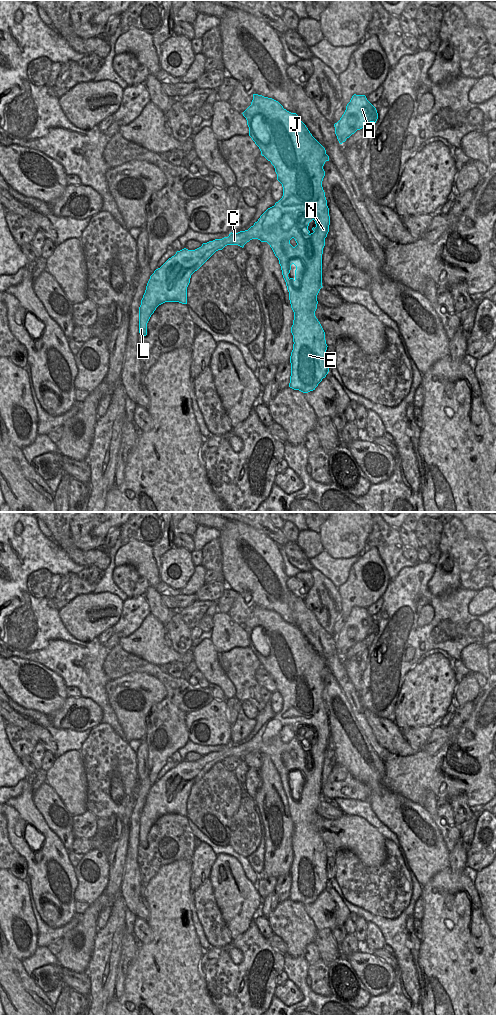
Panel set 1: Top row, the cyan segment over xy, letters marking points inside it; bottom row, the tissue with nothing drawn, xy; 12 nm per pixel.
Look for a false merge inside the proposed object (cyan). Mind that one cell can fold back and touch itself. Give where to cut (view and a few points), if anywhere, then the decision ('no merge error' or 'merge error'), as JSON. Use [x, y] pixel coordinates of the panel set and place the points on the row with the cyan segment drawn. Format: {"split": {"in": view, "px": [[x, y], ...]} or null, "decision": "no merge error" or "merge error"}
{"split": null, "decision": "no merge error"}

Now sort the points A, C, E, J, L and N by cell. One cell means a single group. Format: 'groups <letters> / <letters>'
groups A C E J L N

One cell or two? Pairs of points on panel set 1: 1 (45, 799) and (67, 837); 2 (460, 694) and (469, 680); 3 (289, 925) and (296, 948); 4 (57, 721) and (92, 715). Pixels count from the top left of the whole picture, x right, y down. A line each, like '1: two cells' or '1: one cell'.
1: one cell
2: one cell
3: one cell
4: one cell

